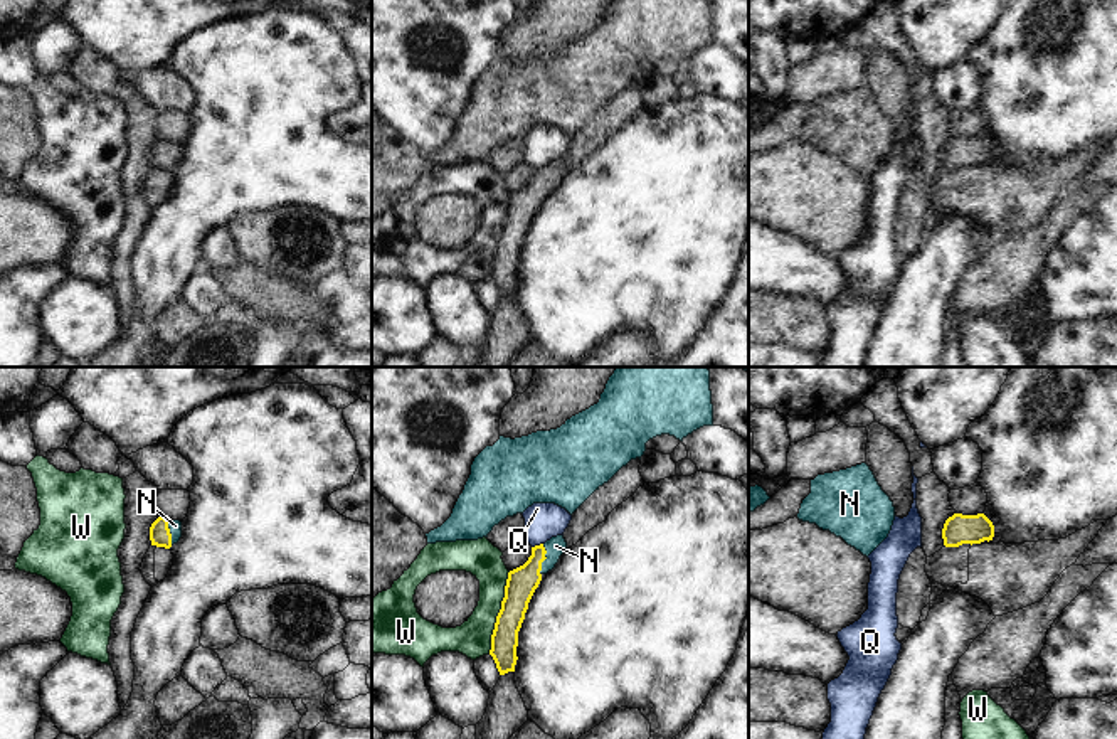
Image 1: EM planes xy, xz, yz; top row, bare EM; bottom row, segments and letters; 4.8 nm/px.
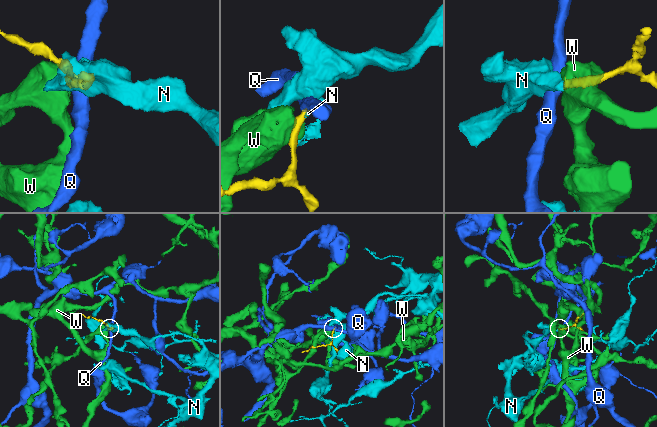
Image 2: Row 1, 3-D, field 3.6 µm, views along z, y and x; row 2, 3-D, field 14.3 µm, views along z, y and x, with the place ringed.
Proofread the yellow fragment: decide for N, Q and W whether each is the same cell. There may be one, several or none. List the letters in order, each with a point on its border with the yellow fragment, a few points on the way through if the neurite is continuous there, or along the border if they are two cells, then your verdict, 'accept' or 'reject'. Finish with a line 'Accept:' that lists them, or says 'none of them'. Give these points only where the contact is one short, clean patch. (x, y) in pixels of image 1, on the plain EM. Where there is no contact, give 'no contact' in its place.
N: xz (545, 180) | across xz (522, 204), (545, 180), (555, 169) | accept
Q: xz (537, 169) | along xz (542, 165), (532, 170) | reject
W: xz (500, 234) | along xz (510, 194), (488, 275) | reject
Accept: N

